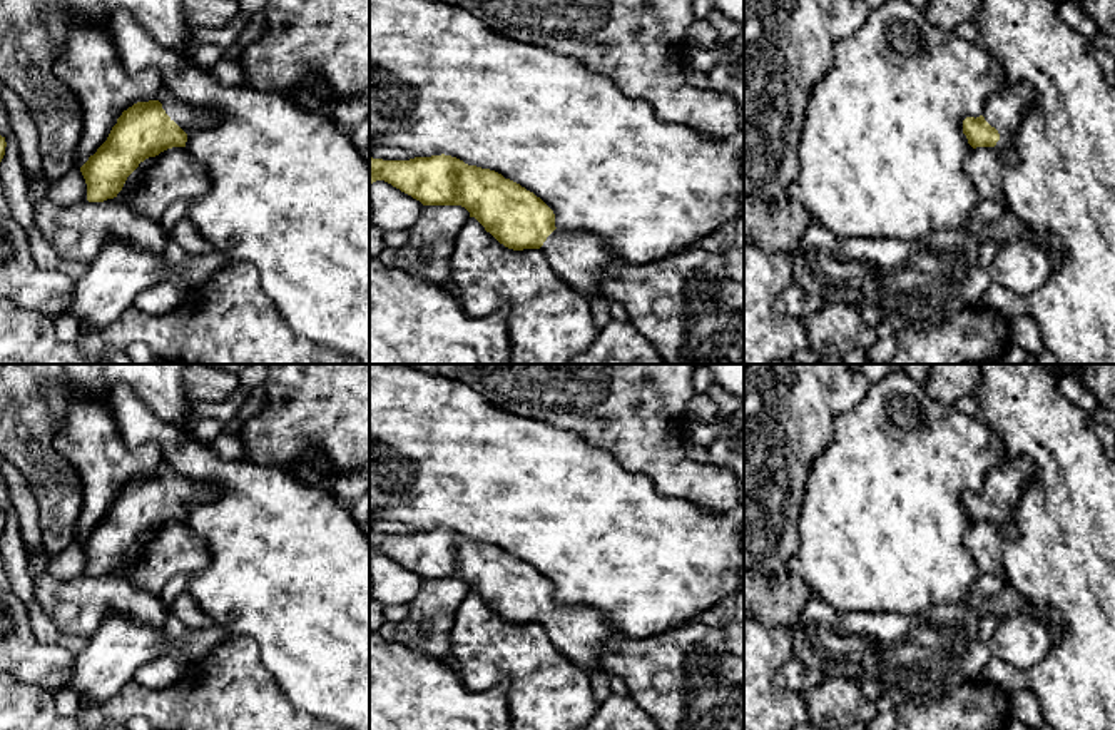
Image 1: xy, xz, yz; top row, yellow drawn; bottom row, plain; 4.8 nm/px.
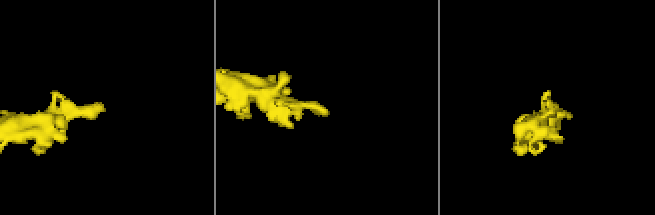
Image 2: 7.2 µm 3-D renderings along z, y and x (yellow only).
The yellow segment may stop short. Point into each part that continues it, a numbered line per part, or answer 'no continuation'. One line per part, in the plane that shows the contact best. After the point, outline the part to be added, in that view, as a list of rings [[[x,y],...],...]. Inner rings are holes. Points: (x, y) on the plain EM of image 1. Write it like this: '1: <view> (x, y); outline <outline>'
1: xy (186, 491); outline [[[165,461],[159,464],[157,474],[162,478],[162,483],[171,494],[174,494],[186,508],[199,501],[216,501],[221,494],[216,486],[181,478]]]

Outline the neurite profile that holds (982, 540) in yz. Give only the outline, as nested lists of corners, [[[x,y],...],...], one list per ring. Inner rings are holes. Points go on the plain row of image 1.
[[[976,521],[965,535],[965,546],[980,575],[1003,573],[1001,543],[1006,536],[1016,536],[1015,525],[996,525],[995,521]]]

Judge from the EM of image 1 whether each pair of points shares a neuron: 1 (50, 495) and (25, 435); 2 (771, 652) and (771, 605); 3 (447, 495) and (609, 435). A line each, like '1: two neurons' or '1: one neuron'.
1: one neuron
2: two neurons
3: two neurons

